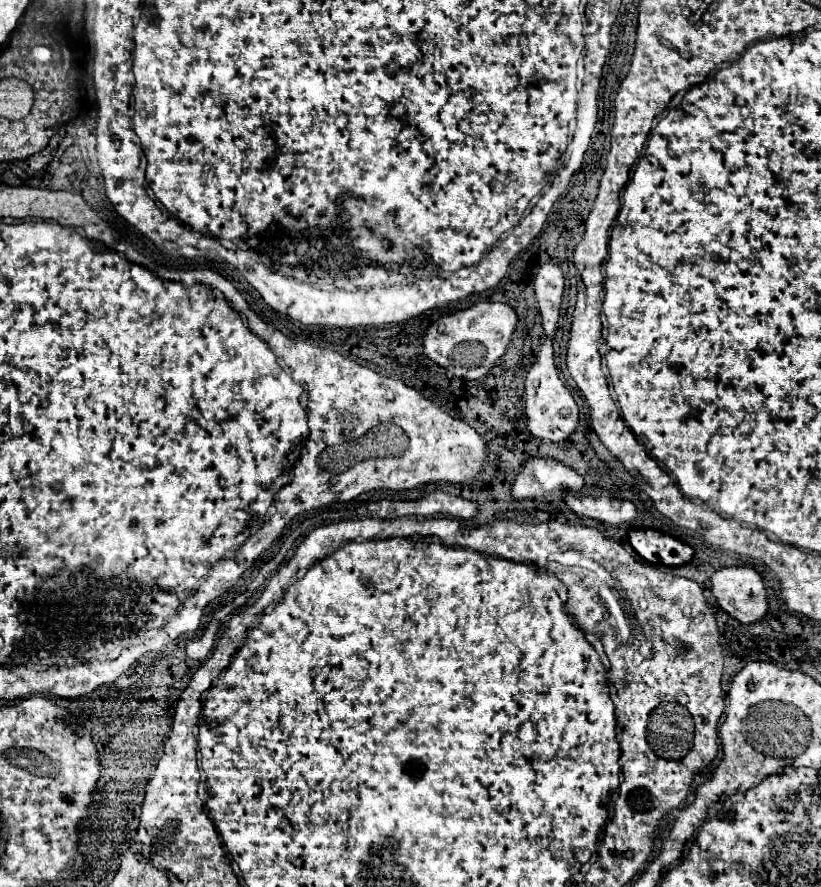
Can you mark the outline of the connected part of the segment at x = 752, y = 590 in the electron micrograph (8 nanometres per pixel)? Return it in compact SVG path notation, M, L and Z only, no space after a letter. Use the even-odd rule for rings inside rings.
M749 566L721 568L711 576L719 606L741 624L753 624L767 614L767 586L763 576Z

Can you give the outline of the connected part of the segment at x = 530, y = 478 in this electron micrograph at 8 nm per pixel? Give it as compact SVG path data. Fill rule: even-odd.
M529 458L523 466L523 472L513 482L513 498L539 498L549 492L581 492L585 486L583 478L569 466L547 460L547 458Z

